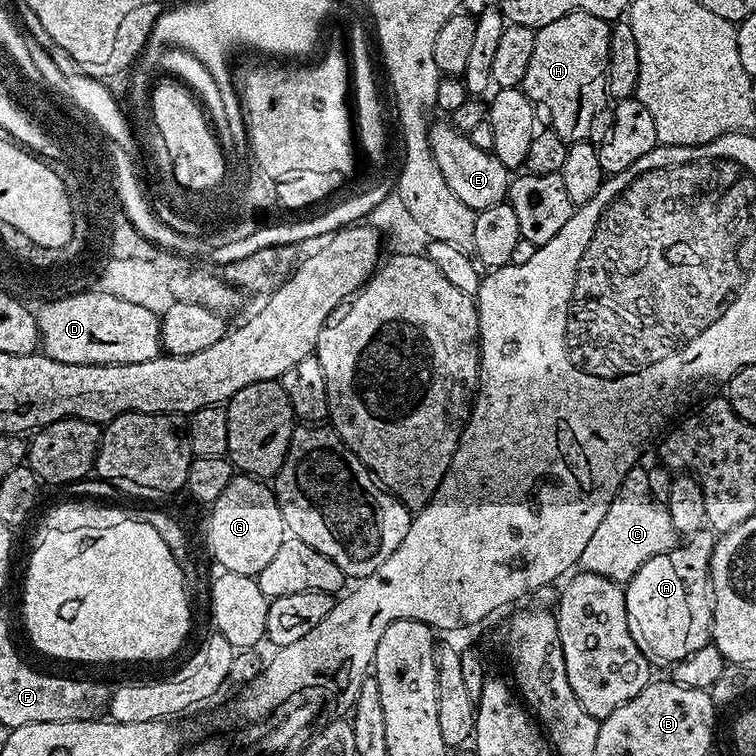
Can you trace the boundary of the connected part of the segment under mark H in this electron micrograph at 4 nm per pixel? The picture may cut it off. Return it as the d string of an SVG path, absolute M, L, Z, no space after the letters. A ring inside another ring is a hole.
M571 12L550 26L535 29L534 55L522 85L538 109L548 119L547 127L569 142L587 140L600 142L607 137L612 124L612 108L606 87L608 51L610 50L609 21L594 18L594 14Z

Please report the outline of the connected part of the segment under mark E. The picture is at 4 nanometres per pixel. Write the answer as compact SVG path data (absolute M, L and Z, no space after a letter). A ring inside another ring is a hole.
M433 123L428 130L428 148L434 154L434 162L438 162L438 170L442 170L442 178L446 178L446 186L454 194L454 198L466 202L474 211L481 212L495 204L505 203L510 183L510 169L502 166L491 152L478 150L474 142L466 134L461 134L451 123Z

